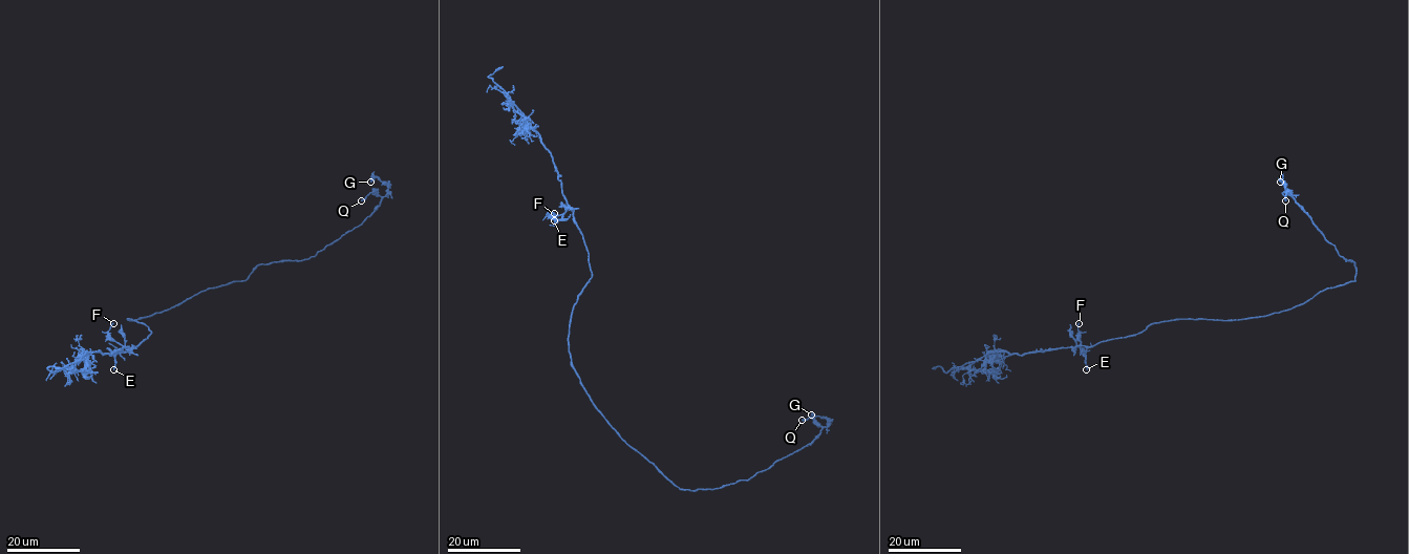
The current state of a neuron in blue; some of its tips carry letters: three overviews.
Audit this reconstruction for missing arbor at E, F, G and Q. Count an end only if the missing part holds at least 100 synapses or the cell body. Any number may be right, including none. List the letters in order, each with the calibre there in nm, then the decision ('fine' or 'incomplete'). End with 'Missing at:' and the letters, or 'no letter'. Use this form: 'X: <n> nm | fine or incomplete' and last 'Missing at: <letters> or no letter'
E: 180 nm | fine
F: 100 nm | fine
G: 280 nm | fine
Q: 190 nm | fine
Missing at: no letter

